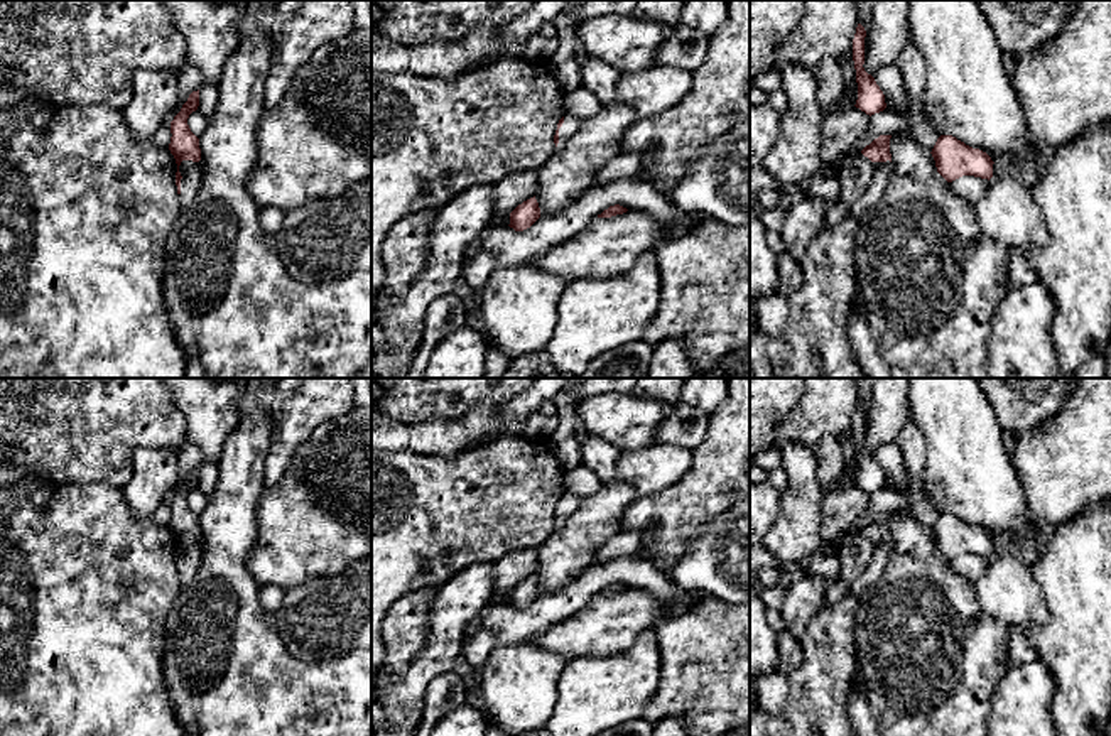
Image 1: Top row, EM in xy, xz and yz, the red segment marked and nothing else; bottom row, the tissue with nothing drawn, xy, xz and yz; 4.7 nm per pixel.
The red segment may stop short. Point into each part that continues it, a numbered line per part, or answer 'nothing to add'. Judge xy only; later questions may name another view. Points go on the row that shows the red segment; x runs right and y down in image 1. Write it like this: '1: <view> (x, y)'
1: xy (191, 171)

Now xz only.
1: xz (571, 125)

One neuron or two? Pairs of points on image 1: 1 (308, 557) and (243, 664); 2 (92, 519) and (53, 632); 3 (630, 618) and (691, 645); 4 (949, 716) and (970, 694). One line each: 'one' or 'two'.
1: two
2: one
3: two
4: one

